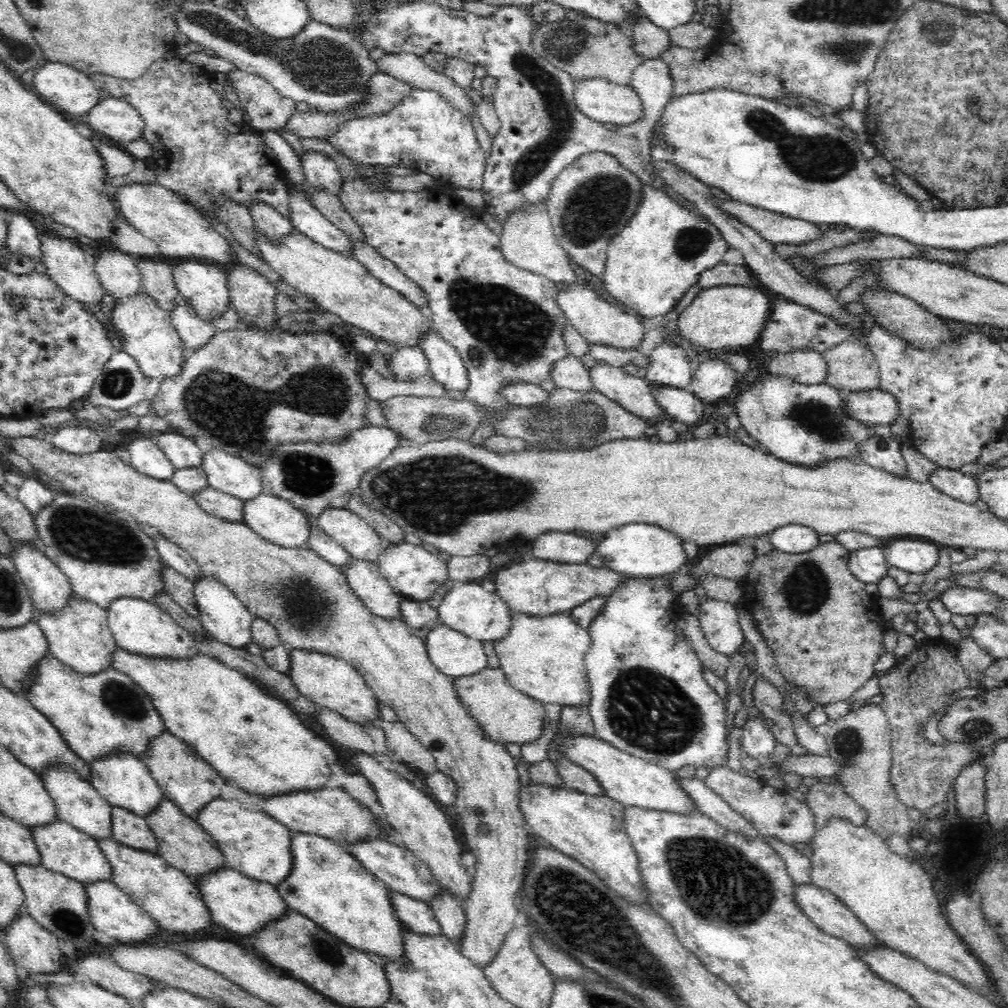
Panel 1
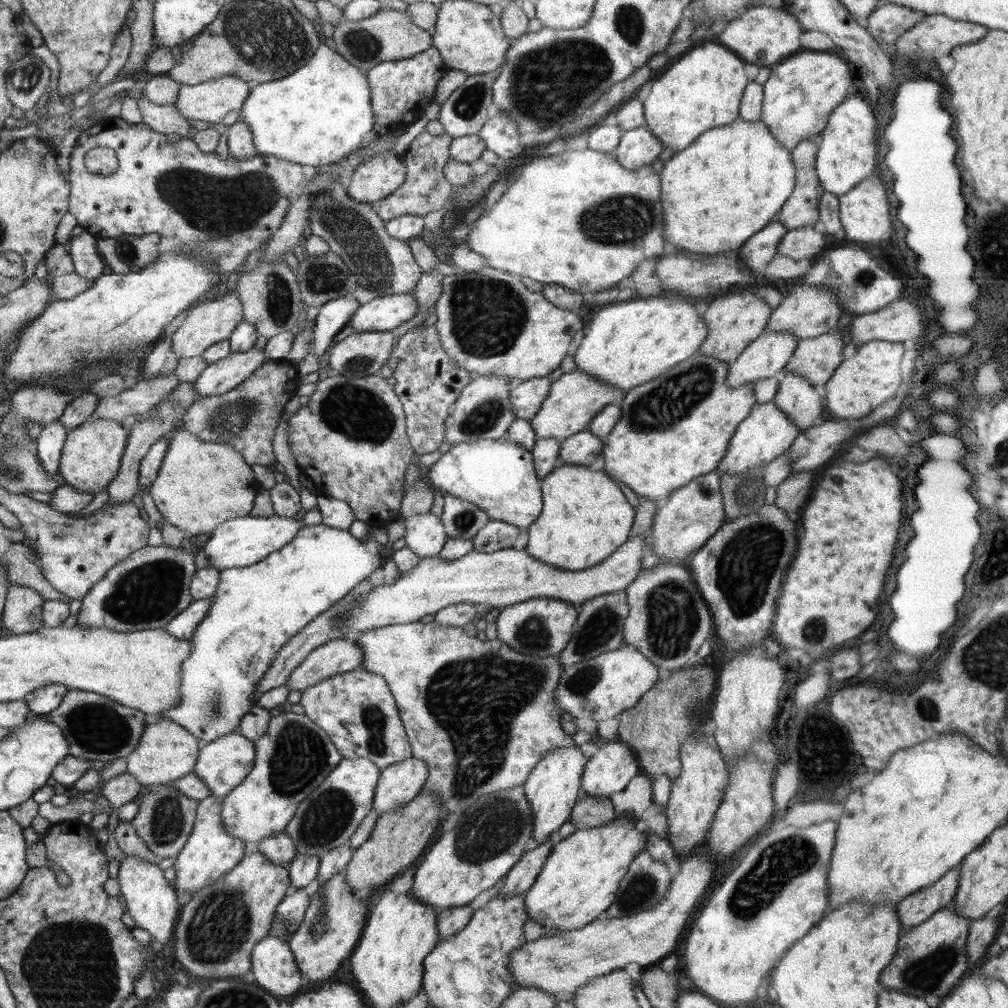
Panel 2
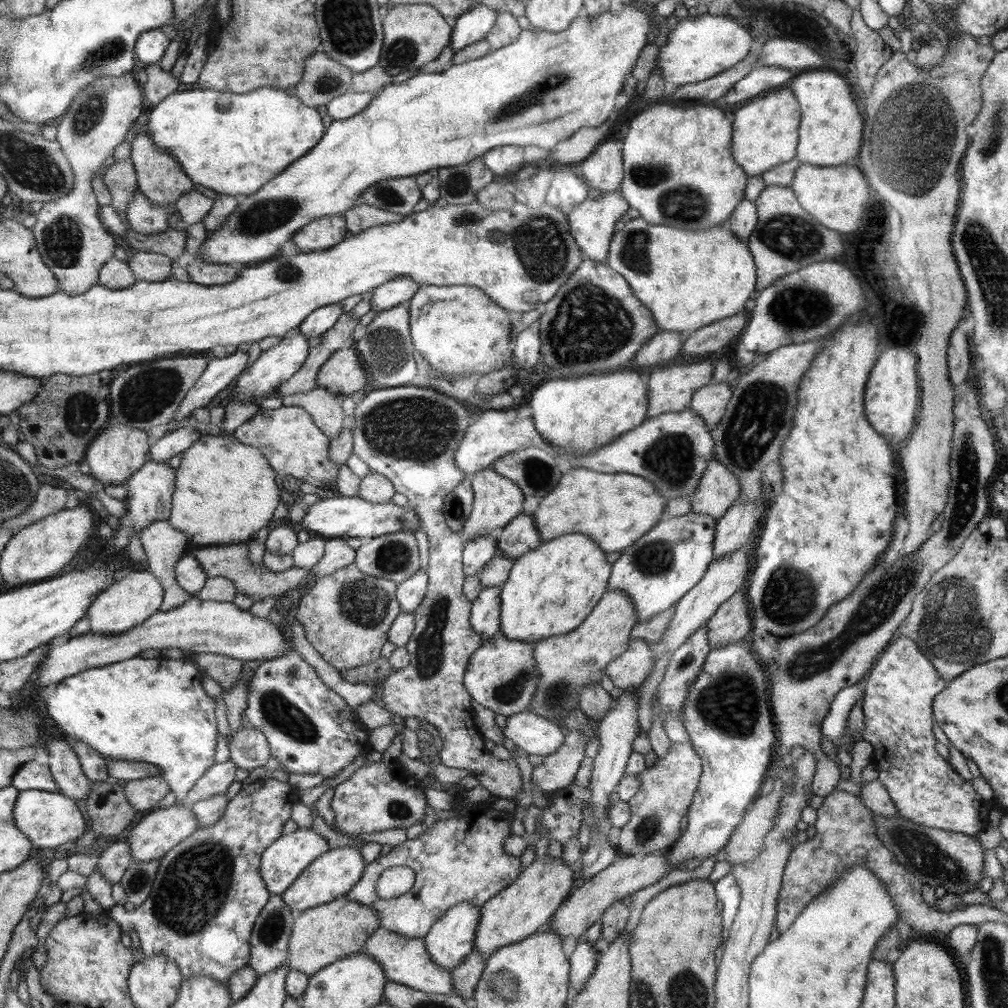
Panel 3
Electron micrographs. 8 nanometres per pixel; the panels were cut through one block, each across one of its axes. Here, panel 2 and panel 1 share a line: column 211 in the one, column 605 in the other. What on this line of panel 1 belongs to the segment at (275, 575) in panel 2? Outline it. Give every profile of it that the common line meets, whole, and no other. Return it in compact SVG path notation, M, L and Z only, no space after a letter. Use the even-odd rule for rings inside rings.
M664 574L664 576L654 577L631 577L630 580L618 584L614 594L605 597L602 612L596 614L597 618L588 628L592 638L591 650L585 657L586 672L589 678L591 691L591 700L589 703L589 713L595 726L595 736L609 742L612 746L619 748L627 754L637 758L646 759L652 763L658 763L659 766L666 768L668 771L676 772L680 768L690 766L708 767L714 769L717 767L727 767L728 762L728 733L726 733L726 705L724 700L716 694L716 690L708 685L704 680L705 665L698 659L693 652L687 640L682 640L676 636L677 624L680 615L685 612L684 606L680 603L678 594L671 590L671 576L673 574Z

